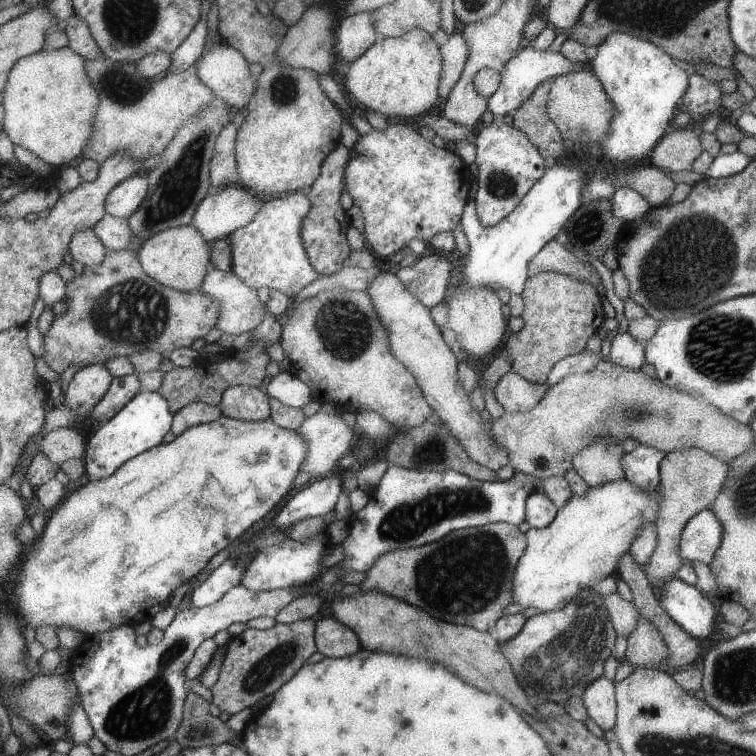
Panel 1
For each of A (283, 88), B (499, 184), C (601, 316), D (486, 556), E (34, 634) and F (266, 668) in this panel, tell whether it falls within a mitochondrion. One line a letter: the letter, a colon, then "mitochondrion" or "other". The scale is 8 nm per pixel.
A: mitochondrion
B: mitochondrion
C: other
D: mitochondrion
E: other
F: mitochondrion

